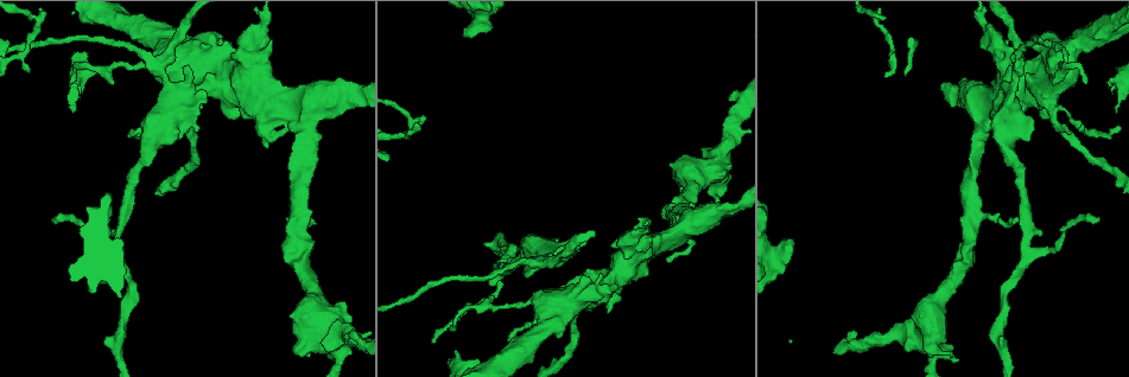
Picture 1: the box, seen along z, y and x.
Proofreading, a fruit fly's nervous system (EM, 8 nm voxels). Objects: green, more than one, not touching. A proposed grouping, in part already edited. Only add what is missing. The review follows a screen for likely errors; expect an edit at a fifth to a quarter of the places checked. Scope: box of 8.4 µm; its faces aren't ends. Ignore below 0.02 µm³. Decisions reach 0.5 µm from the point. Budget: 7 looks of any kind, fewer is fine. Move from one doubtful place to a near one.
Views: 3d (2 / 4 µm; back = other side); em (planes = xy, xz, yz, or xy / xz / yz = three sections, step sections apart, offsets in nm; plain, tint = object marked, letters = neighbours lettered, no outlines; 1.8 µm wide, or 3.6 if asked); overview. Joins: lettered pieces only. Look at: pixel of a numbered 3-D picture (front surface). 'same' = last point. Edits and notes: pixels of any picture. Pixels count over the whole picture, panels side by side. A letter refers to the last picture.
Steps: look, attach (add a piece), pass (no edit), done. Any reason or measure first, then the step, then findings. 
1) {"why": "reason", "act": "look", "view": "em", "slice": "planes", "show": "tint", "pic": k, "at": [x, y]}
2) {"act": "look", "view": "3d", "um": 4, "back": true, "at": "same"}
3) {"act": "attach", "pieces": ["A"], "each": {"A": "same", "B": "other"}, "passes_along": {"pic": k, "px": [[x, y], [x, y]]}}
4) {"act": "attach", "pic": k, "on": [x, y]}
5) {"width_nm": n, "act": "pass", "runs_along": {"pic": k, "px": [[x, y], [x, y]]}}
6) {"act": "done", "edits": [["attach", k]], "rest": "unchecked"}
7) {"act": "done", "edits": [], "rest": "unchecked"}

{"why": "a fork", "act": "look", "view": "em", "um": 3.6, "slice": "yz", "step": 16, "show": "tint", "pic": 1, "at": [172, 113]}

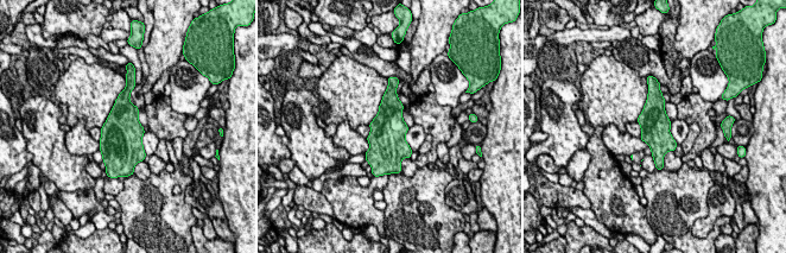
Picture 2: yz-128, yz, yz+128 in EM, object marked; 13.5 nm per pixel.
{"act": "look", "view": "em", "um": 3.6, "slice": "planes", "show": "letters", "at": "same"}

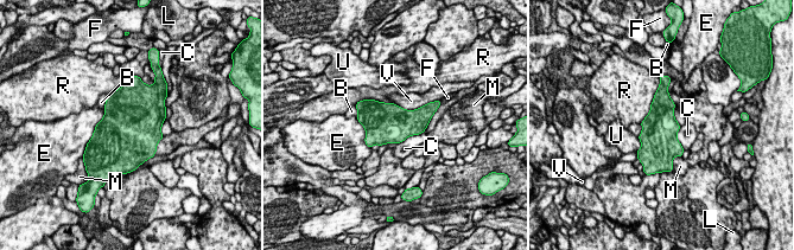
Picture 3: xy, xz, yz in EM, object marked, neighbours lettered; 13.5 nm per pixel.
{"width_nm": 480, "act": "pass", "each": {"B": "other", "C": "other", "E": "other", "F": "other", "L": "other", "M": "other", "R": "other", "U": "other", "V": "other"}, "found": "none of them fits"}

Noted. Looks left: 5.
{"why": "thick turns thin", "act": "look", "view": "em", "slice": "planes", "show": "letters", "pic": 1, "at": [261, 37]}

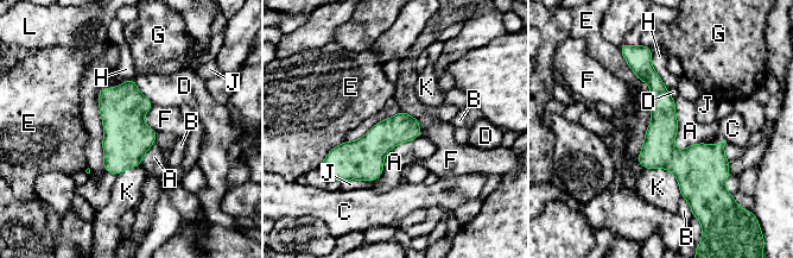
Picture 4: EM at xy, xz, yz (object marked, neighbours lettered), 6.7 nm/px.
{"width_nm": 200, "act": "pass", "each": {"A": "other", "B": "other", "C": "other", "D": "other", "E": "other", "F": "other", "G": "other", "H": "other", "J": "other", "K": "other", "L": "other"}, "border": {"pic": 4, "px": [[153, 105], [144, 121], [157, 131]]}, "found": "no lettered piece goes on from it"}

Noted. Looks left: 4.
{"why": "branch stops here", "act": "look", "view": "3d", "um": 2, "pic": 1, "at": [1115, 109]}

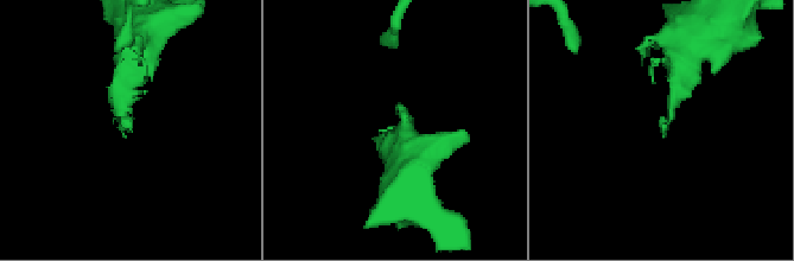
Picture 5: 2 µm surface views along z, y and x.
{"why": "shape alone is not enough", "act": "look", "view": "em", "slice": "planes", "show": "letters", "pic": 5, "at": [392, 127]}

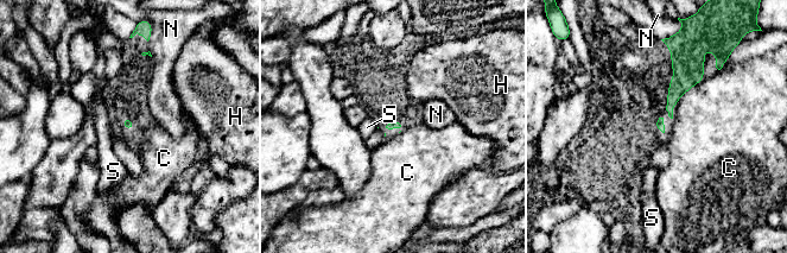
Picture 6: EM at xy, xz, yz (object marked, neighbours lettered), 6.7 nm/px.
{"act": "pass", "each": {"C": "other", "H": "other", "N": "other", "S": "other"}, "border": {"pic": 6, "px": [[696, 83], [680, 96], [672, 118]]}, "found": "none of them fits"}

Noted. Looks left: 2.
{"act": "done", "edits": [], "rest": "unchecked"}

